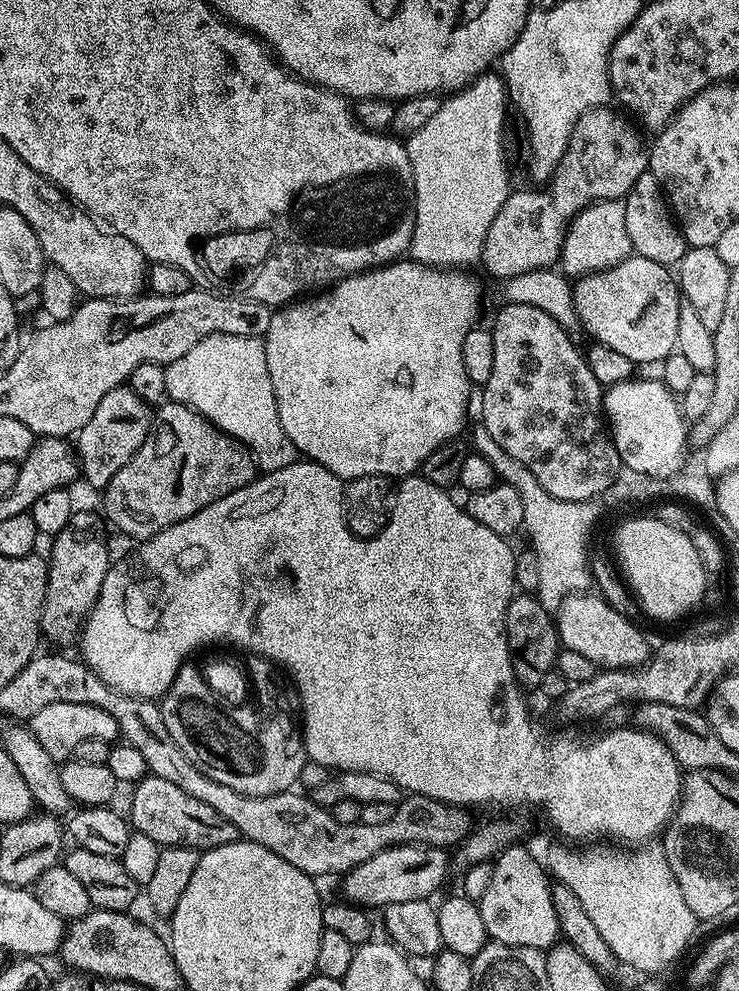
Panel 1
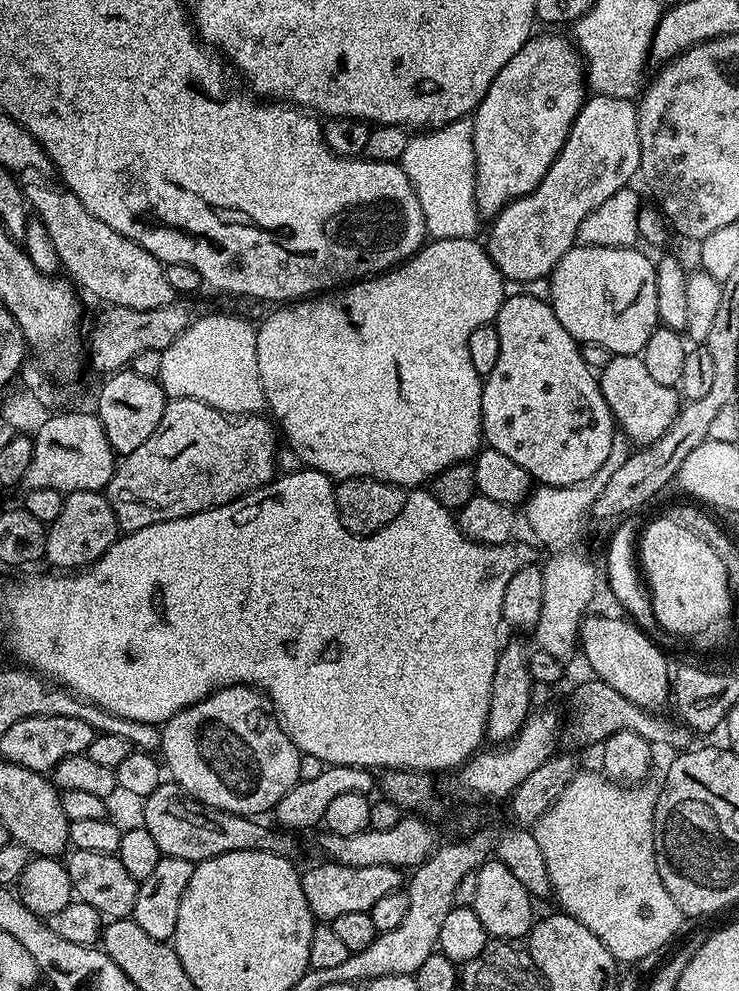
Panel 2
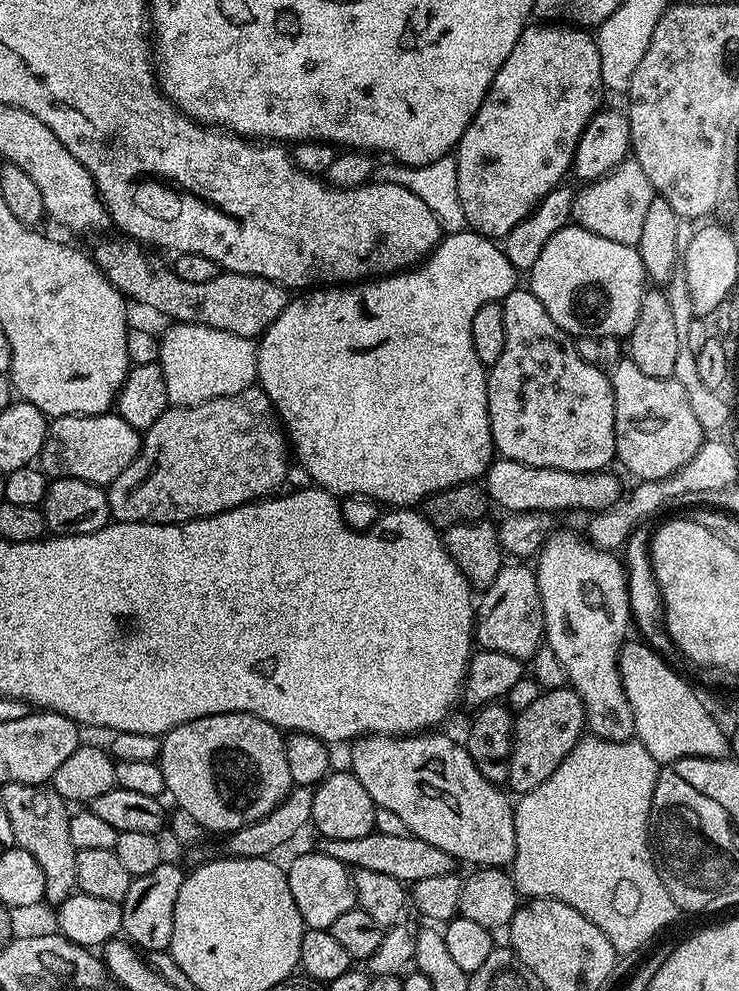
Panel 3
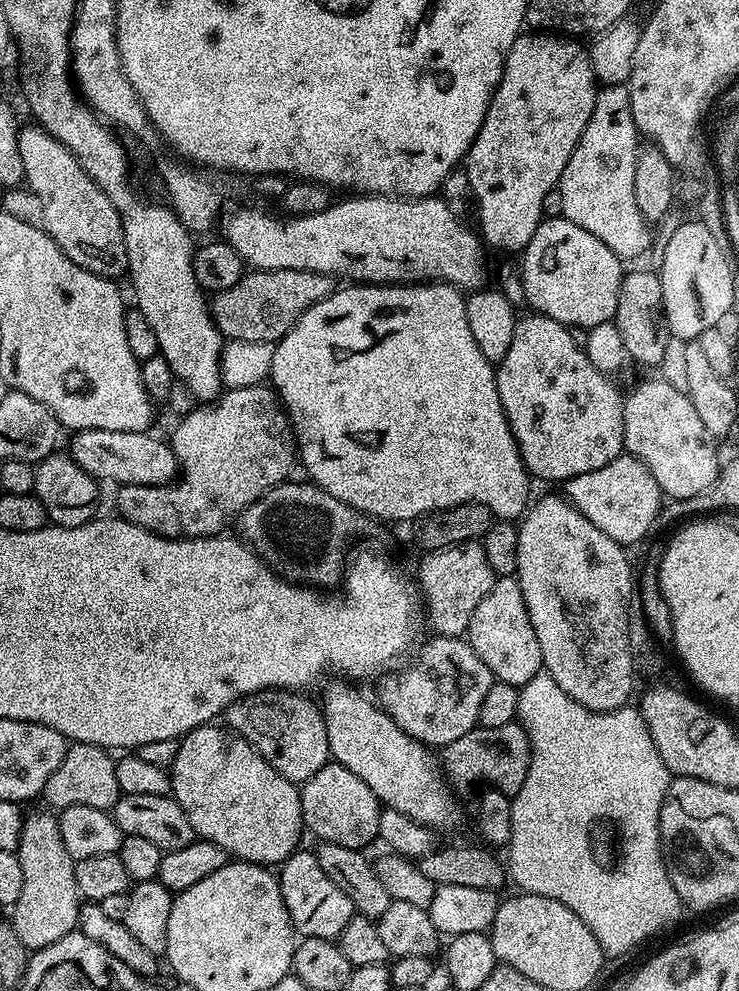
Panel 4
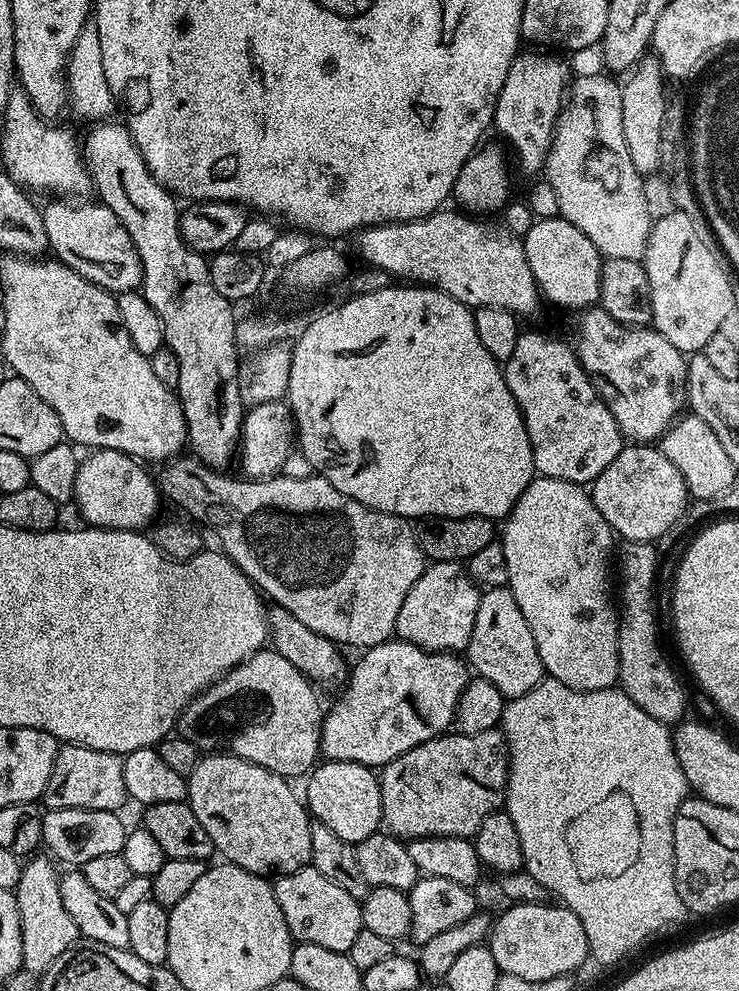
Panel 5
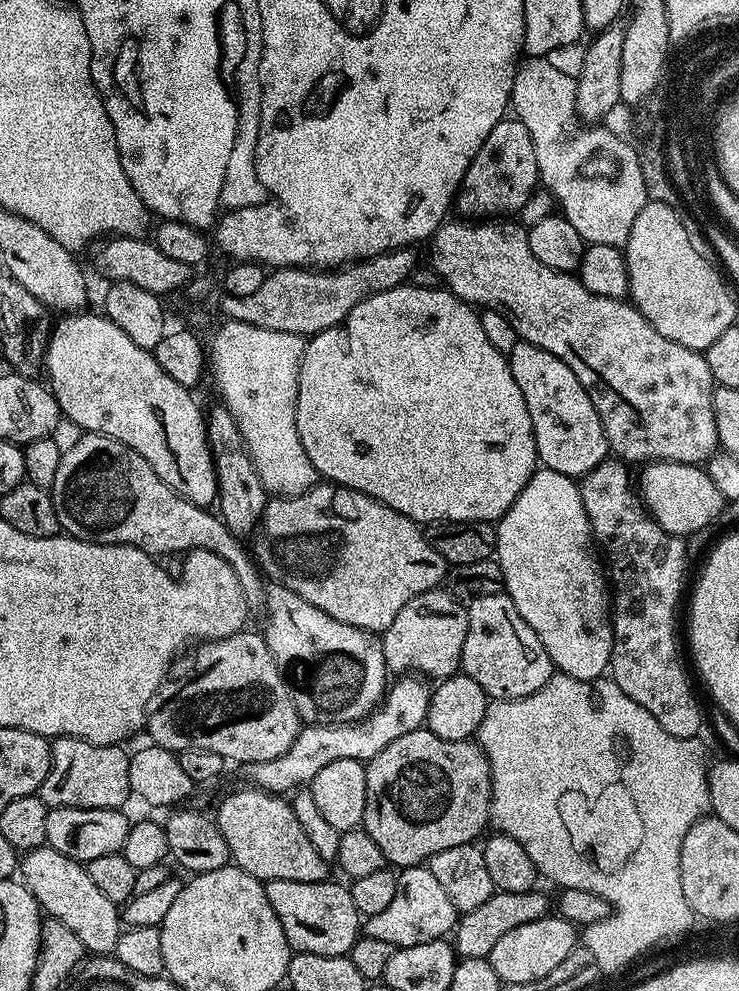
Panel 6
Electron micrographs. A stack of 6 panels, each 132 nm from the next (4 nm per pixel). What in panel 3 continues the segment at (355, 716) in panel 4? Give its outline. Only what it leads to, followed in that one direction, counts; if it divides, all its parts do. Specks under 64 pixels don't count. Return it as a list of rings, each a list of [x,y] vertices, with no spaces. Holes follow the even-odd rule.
[[[428,730],[423,734],[409,734],[406,736],[369,734],[351,741],[350,748],[352,748],[350,771],[358,778],[358,782],[362,782],[362,786],[366,786],[366,794],[370,794],[370,798],[376,803],[377,808],[385,808],[386,810],[391,810],[393,814],[398,814],[398,818],[402,818],[402,822],[406,822],[411,835],[417,836],[423,842],[428,842],[436,846],[439,850],[444,850],[456,862],[465,860],[466,863],[472,864],[471,866],[482,868],[504,868],[505,866],[511,865],[514,854],[516,853],[513,801],[511,799],[508,801],[509,793],[503,787],[492,784],[486,778],[482,778],[478,766],[474,766],[467,747],[461,741],[459,744],[458,741],[451,740],[448,736],[443,736],[440,730]]]

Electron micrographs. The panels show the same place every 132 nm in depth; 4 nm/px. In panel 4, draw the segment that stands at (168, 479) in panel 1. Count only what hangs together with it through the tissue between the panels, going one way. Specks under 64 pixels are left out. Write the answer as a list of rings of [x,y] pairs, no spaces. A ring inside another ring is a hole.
[[[244,382],[239,386],[232,386],[229,390],[221,391],[218,399],[211,406],[196,406],[193,412],[188,412],[180,420],[180,425],[173,430],[170,435],[170,447],[176,455],[178,465],[178,478],[170,484],[125,484],[117,487],[116,508],[119,519],[129,520],[134,526],[142,526],[142,530],[150,530],[156,536],[165,536],[171,540],[189,540],[190,538],[202,538],[203,536],[219,536],[225,531],[228,523],[235,521],[243,512],[246,506],[258,502],[262,494],[266,494],[272,488],[285,483],[290,474],[290,466],[297,463],[298,453],[296,451],[296,438],[292,434],[292,424],[288,421],[288,414],[284,410],[284,405],[280,402],[280,397],[276,395],[271,387],[260,382]]]

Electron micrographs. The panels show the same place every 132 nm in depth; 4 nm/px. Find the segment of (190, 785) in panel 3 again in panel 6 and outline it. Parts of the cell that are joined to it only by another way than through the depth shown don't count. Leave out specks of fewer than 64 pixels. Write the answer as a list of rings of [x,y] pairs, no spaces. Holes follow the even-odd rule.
[[[247,786],[232,792],[214,811],[218,830],[230,846],[231,863],[258,882],[322,882],[329,879],[329,861],[314,850],[310,838],[294,818],[291,803],[283,795],[266,792],[263,788]]]

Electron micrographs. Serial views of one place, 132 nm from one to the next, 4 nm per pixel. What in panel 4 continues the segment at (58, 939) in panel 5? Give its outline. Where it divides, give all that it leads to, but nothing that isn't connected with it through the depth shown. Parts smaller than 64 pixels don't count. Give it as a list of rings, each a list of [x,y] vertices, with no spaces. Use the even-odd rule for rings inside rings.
[[[51,811],[48,812],[36,812],[25,819],[15,850],[18,862],[22,862],[22,894],[18,902],[11,905],[10,923],[21,939],[22,946],[27,950],[45,948],[50,946],[50,942],[58,942],[58,938],[66,938],[66,934],[77,931],[80,922],[82,897],[78,890],[78,882],[74,882],[76,861],[66,851],[66,846],[62,846],[62,832],[58,830],[57,817]]]

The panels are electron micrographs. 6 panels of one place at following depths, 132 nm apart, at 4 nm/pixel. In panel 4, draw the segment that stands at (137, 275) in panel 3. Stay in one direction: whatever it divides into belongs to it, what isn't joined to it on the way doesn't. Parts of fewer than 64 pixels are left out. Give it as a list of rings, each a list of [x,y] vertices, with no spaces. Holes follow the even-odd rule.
[[[248,270],[230,290],[215,293],[211,301],[212,318],[216,321],[216,329],[228,340],[242,342],[262,342],[275,345],[282,339],[322,298],[326,298],[338,287],[333,277],[321,272],[306,270]]]

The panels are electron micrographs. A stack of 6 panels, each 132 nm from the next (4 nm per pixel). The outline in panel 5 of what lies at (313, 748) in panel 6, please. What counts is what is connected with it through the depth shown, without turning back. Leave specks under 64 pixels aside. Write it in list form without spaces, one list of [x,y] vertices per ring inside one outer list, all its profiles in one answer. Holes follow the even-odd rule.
[[[393,638],[363,649],[359,656],[360,661],[351,665],[346,687],[332,709],[327,709],[320,728],[324,760],[358,762],[380,770],[406,750],[445,735],[451,729],[448,727],[453,727],[456,708],[470,679],[469,665],[459,655],[428,652]]]

